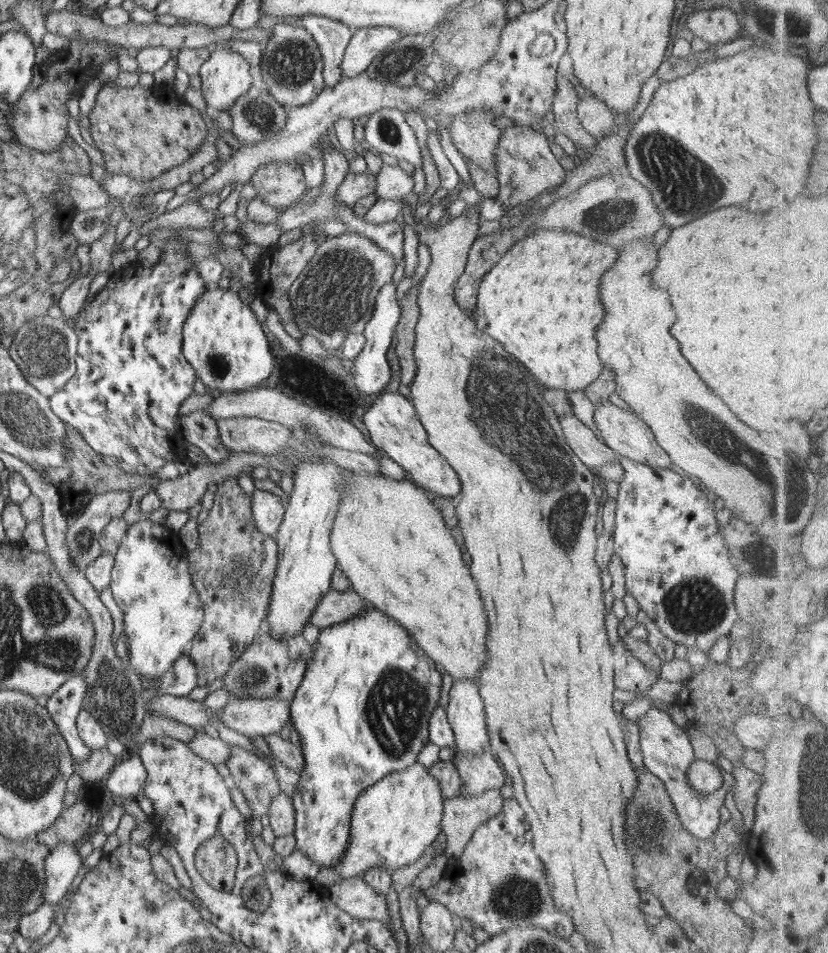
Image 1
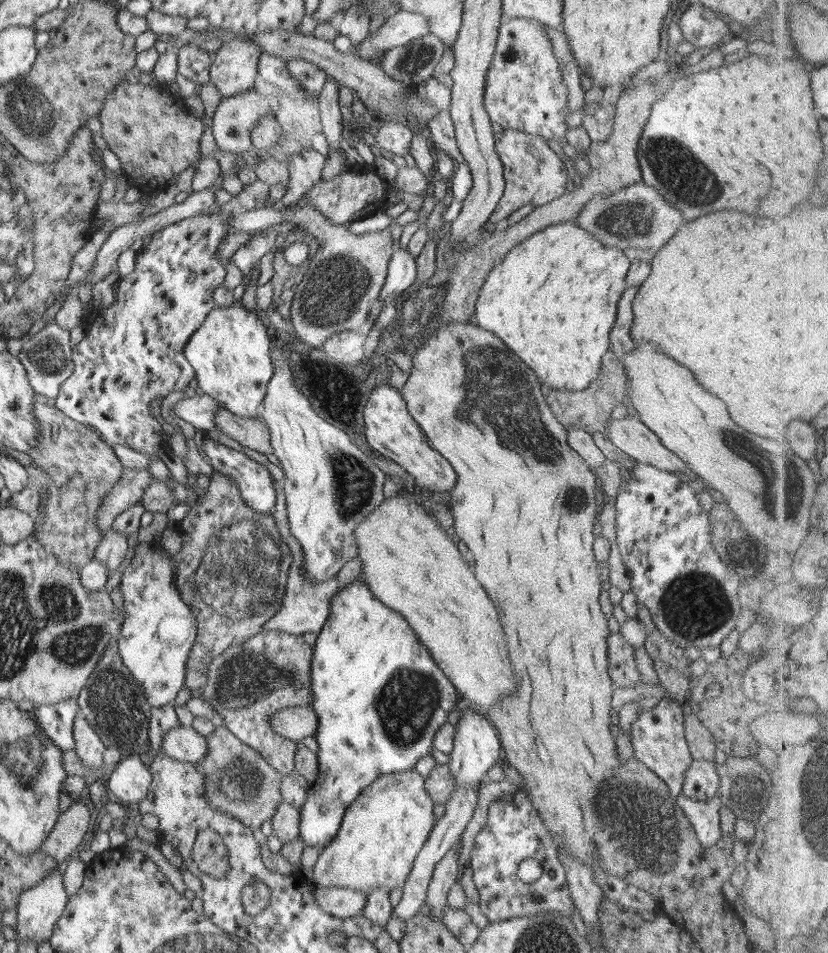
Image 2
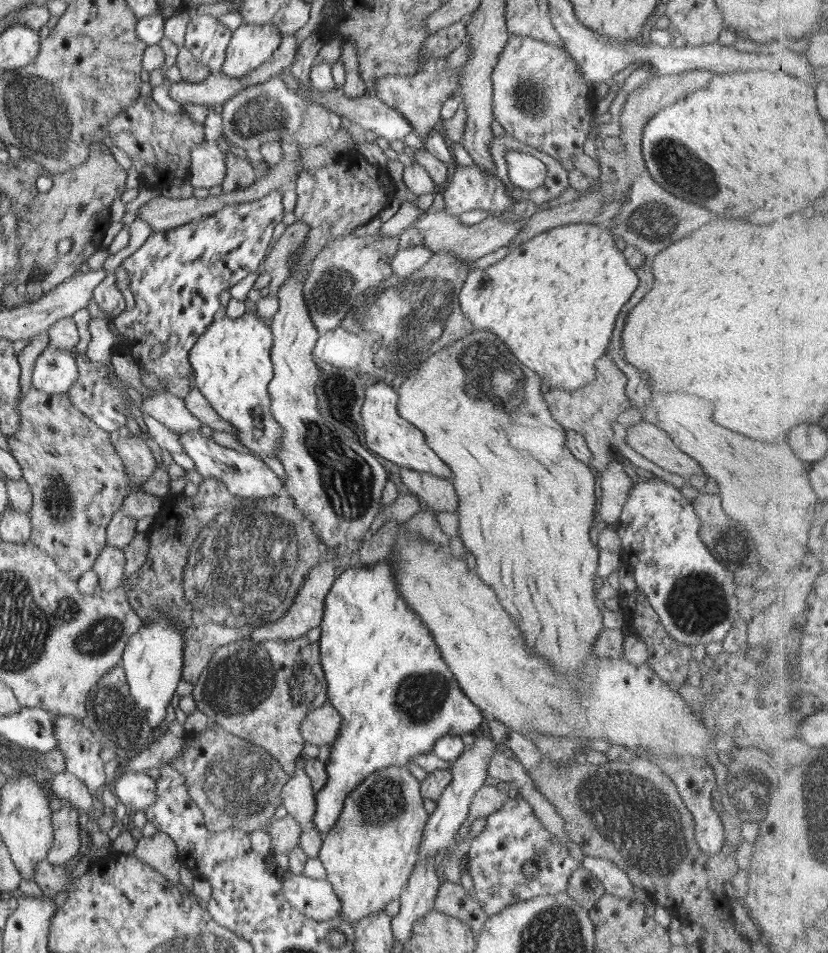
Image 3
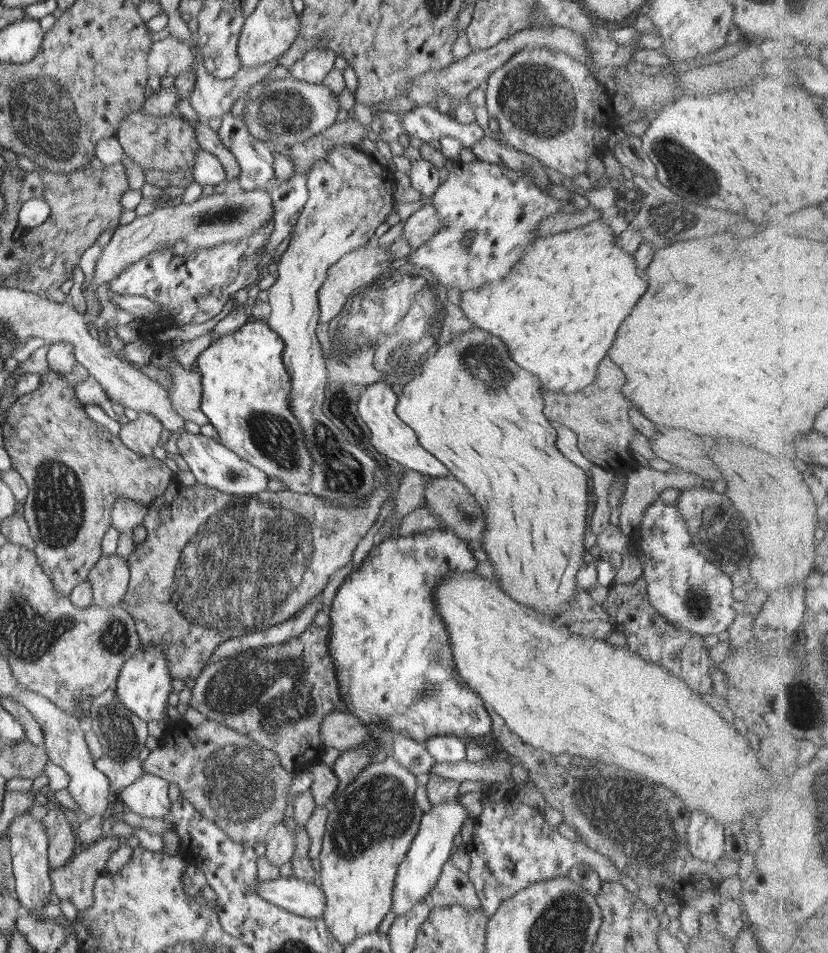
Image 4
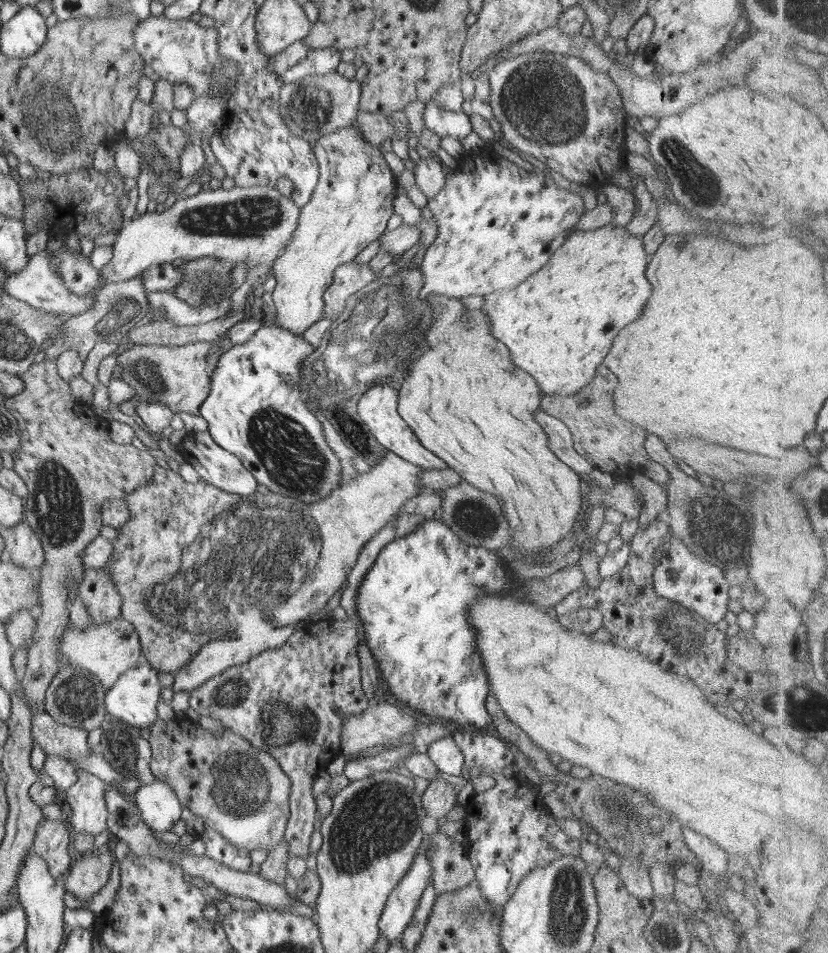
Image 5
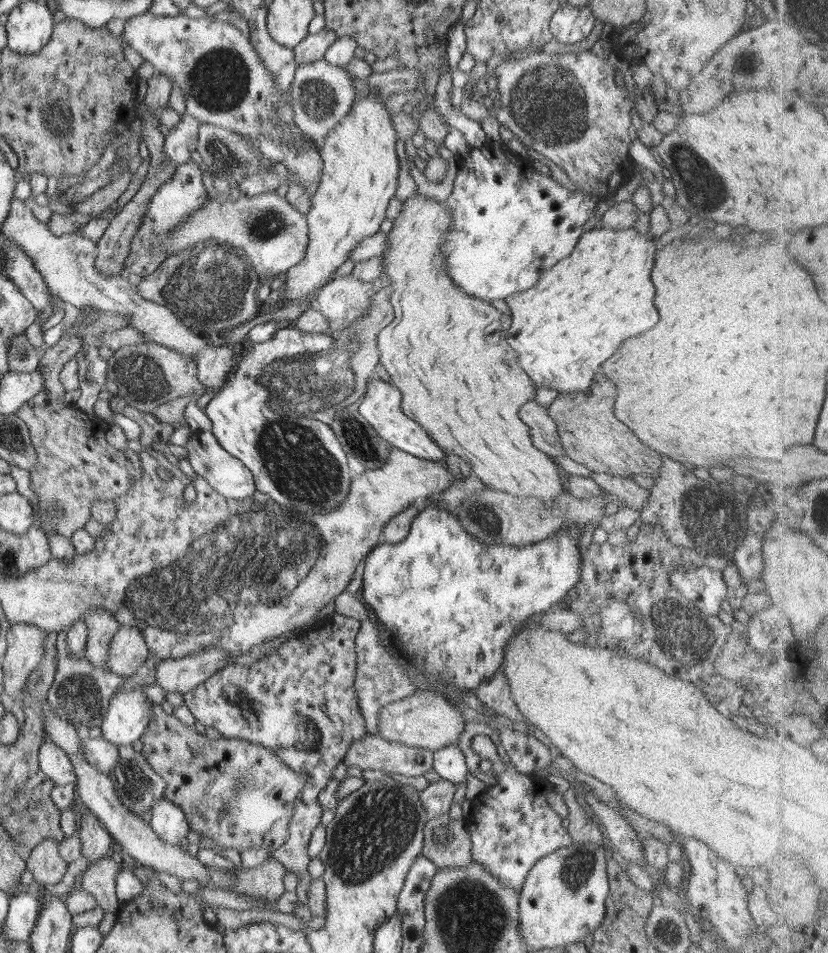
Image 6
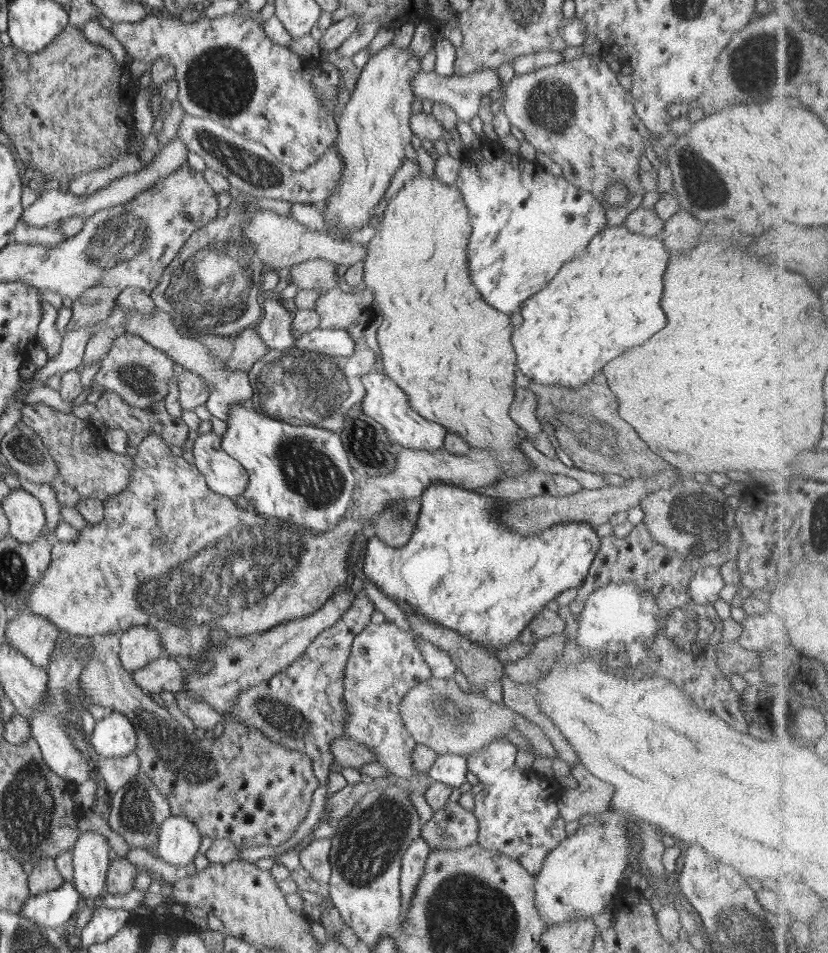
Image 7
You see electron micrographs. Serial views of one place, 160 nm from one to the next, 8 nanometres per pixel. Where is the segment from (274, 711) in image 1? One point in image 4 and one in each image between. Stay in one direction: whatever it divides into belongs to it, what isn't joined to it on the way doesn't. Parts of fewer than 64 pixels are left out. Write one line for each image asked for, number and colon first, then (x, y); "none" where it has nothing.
2: (296, 723)
3: (322, 725)
4: (344, 731)

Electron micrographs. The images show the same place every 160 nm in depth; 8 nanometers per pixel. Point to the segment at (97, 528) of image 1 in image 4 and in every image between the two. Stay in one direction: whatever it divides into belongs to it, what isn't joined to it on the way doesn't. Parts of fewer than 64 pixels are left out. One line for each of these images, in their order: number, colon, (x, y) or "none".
2: (128, 492)
3: (139, 462)
4: (141, 435)

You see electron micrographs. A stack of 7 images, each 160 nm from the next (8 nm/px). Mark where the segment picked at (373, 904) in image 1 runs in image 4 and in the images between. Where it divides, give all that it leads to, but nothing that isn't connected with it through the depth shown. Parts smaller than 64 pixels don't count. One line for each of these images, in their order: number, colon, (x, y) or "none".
2: (340, 902)
3: (316, 899)
4: (305, 899)

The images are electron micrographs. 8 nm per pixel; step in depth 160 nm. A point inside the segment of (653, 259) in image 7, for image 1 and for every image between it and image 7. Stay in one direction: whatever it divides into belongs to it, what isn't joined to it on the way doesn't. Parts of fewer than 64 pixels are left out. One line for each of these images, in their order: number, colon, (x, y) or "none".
1: (541, 302)
2: (552, 298)
3: (554, 299)
4: (558, 310)
5: (558, 324)
6: (563, 329)

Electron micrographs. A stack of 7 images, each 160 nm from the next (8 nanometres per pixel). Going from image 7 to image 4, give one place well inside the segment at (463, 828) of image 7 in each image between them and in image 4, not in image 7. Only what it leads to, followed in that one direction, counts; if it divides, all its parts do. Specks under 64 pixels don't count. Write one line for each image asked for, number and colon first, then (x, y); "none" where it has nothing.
4: (454, 887)
5: (452, 869)
6: (447, 843)

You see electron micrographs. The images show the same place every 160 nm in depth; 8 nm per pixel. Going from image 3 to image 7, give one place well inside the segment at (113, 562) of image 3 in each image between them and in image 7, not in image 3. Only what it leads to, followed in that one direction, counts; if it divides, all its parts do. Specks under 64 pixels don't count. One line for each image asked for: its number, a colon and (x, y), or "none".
4: (109, 578)
5: (97, 590)
6: (101, 626)
7: (257, 792)

